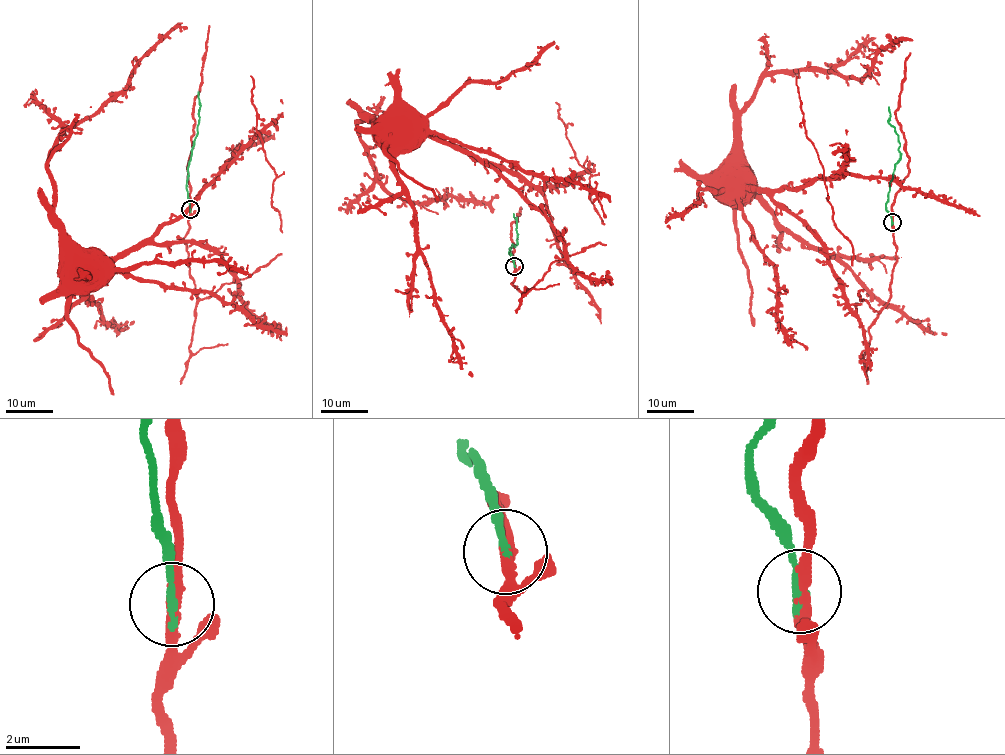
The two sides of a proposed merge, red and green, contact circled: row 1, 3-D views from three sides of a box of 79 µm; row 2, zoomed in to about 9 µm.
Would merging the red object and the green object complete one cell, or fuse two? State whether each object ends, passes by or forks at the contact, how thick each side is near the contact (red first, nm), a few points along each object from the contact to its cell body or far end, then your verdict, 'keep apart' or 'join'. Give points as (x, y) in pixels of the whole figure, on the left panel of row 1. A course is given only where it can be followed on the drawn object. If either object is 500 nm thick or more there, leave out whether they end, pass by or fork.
red passes by; green ends; calibres 300 and 260 nm; course red (190, 209), (195, 293), (240, 287), (186, 241), (84, 251), (47, 169), (61, 131), (187, 29); course green (190, 209), (187, 182), (191, 149), (198, 131), (197, 92); keep apart

